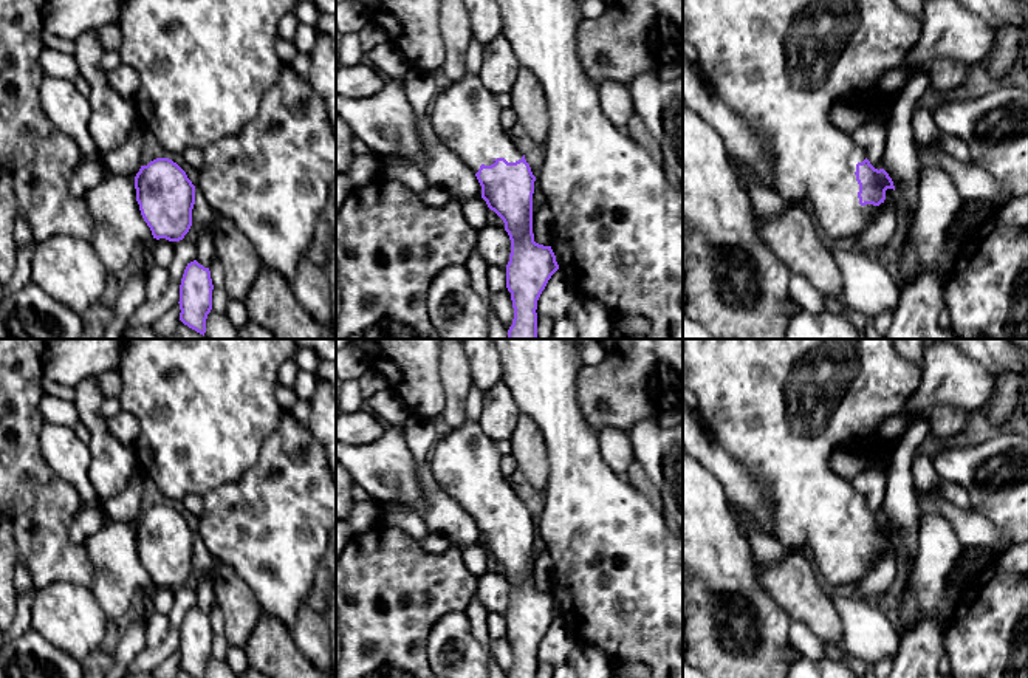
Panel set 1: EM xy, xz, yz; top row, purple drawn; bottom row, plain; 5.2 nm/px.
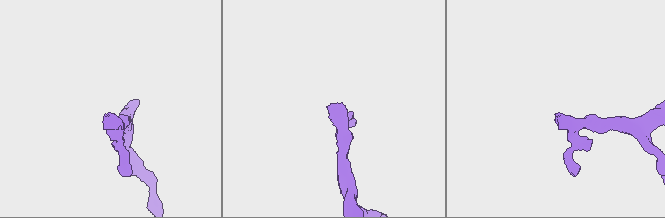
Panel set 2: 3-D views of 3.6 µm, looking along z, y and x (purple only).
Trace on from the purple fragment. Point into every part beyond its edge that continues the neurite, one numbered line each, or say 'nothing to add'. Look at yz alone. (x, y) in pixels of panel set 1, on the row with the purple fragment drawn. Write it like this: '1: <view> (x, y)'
1: yz (781, 64)

